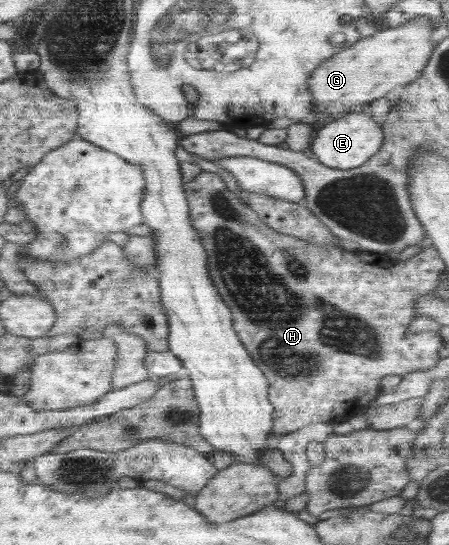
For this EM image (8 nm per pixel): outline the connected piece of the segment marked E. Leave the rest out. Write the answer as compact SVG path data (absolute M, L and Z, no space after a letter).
M366 110L350 112L324 126L312 141L312 146L309 150L310 155L324 166L334 169L348 170L366 164L366 161L382 148L384 133L382 133L380 124L373 121L370 118L371 116L365 113Z

